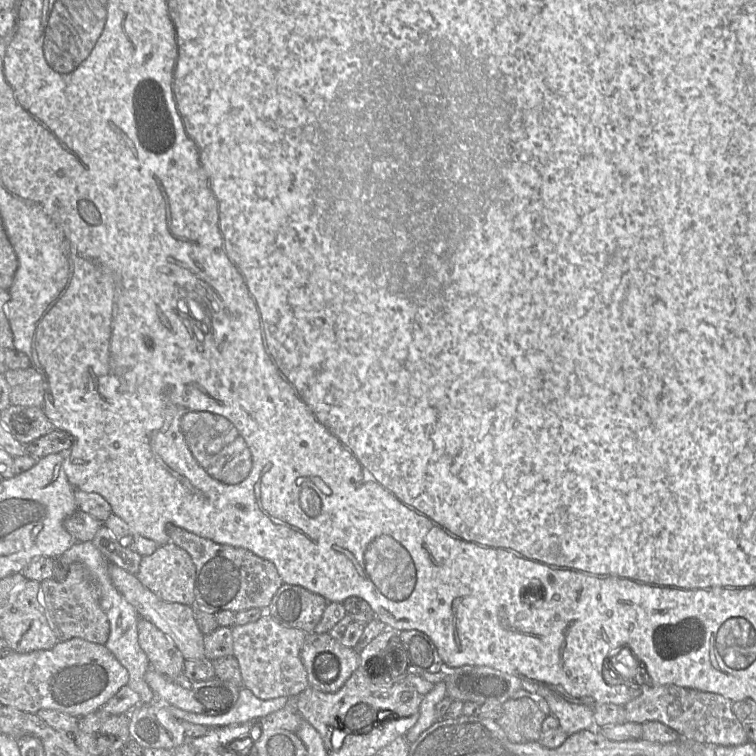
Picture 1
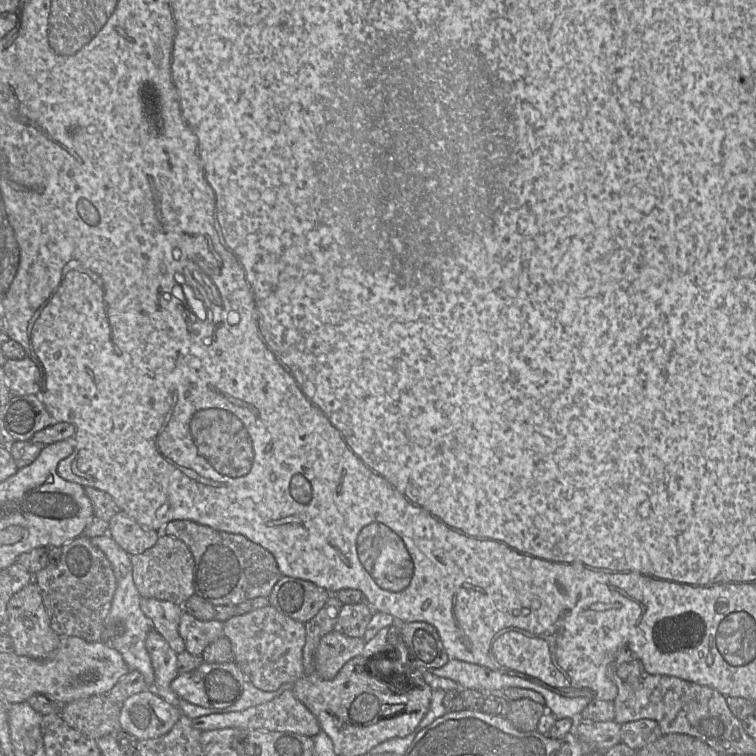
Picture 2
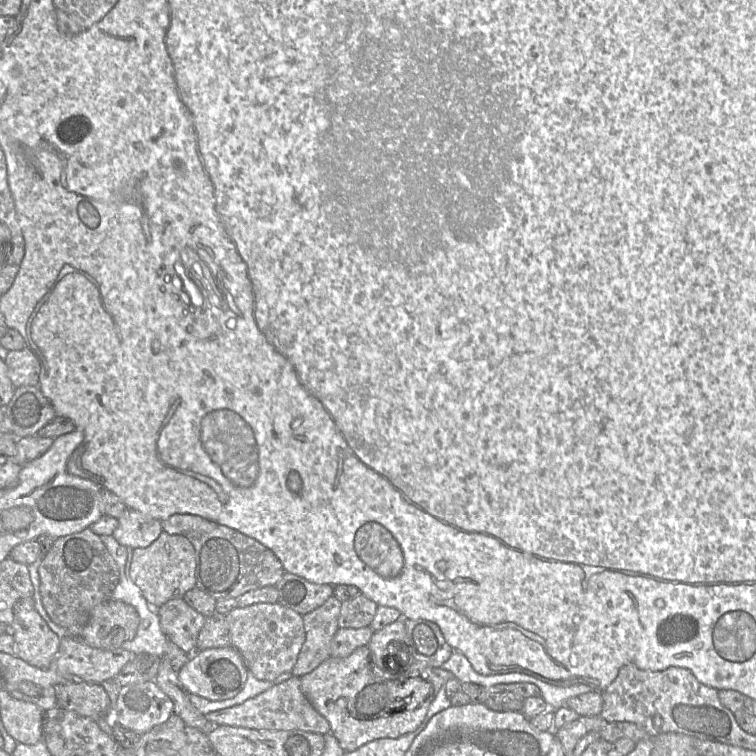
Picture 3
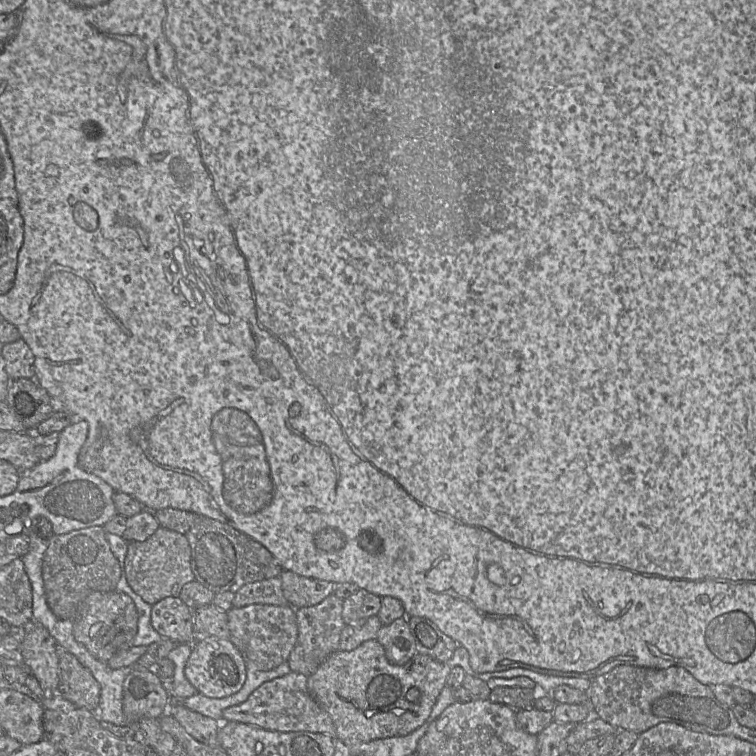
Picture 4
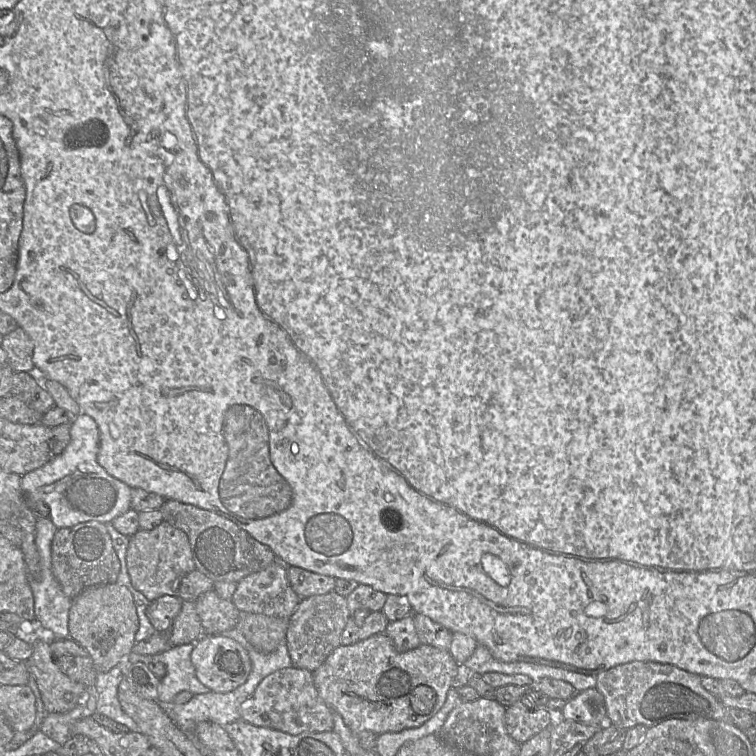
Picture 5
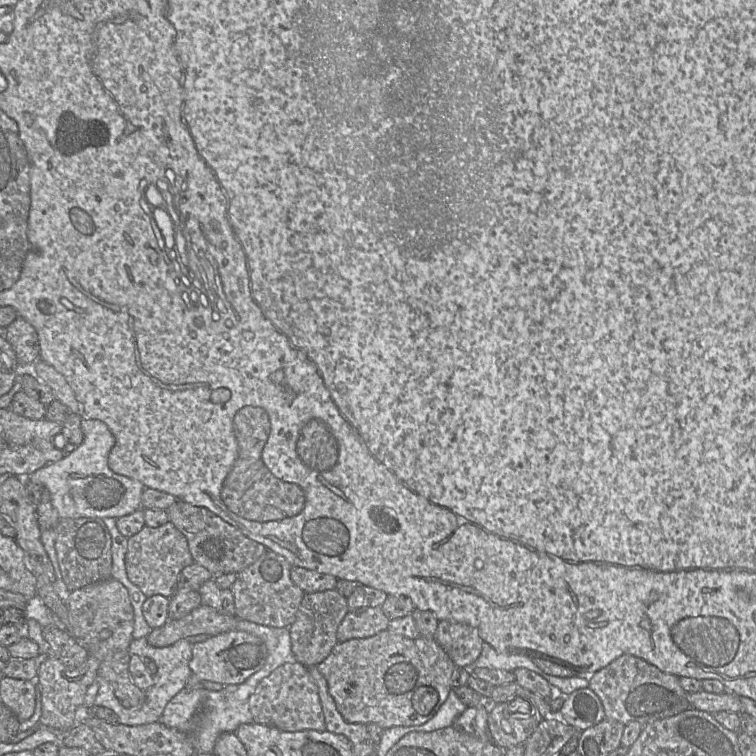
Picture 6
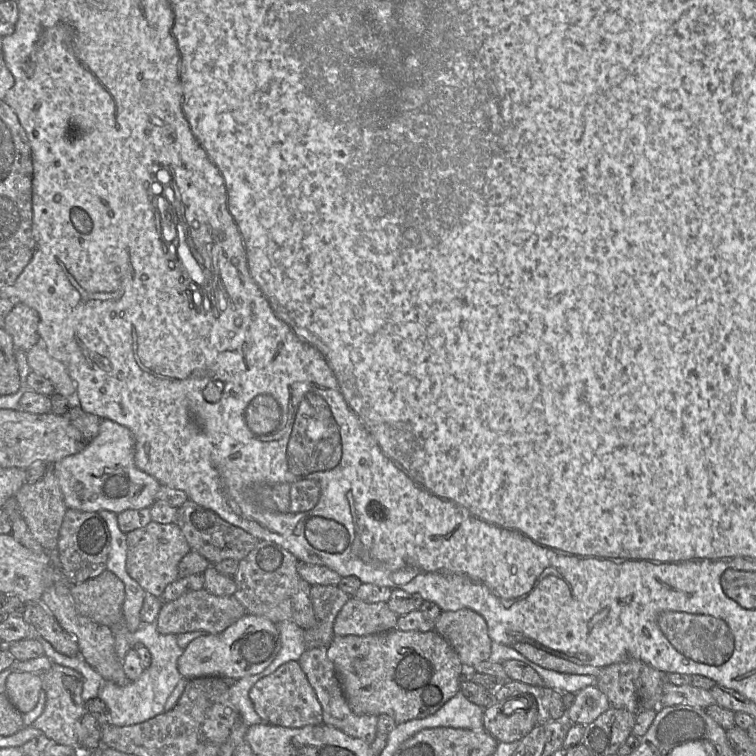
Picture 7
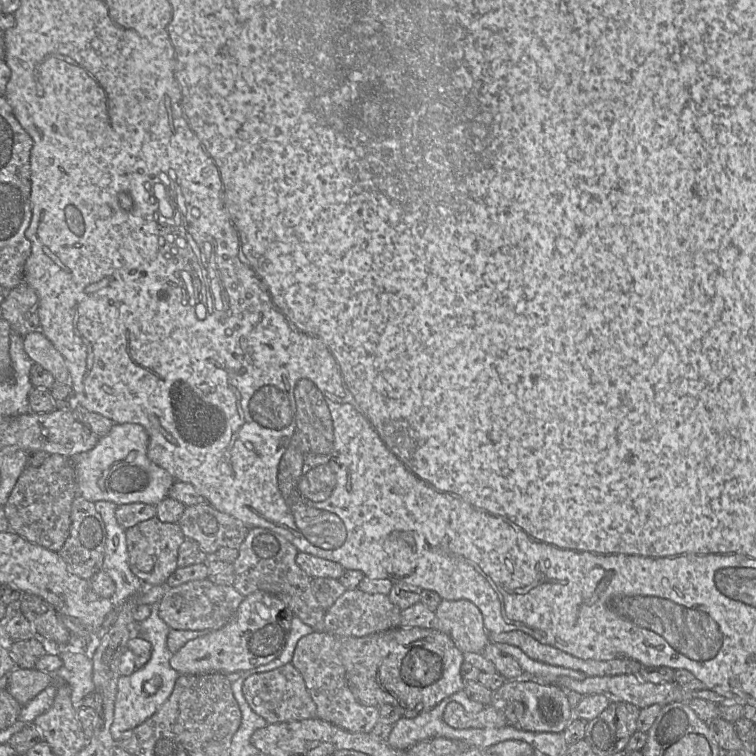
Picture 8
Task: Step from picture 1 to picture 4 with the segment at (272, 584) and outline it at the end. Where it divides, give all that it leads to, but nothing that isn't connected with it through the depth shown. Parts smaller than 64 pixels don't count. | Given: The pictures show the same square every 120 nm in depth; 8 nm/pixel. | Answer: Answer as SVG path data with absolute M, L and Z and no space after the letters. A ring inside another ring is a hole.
M164 508L154 514L161 527L177 531L187 538L195 579L213 593L236 593L245 584L280 576L284 570L266 547L227 523L175 508Z

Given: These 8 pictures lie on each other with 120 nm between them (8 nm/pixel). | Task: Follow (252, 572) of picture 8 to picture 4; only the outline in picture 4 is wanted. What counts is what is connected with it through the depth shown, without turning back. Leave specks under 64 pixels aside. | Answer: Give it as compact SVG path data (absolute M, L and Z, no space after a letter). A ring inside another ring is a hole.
M280 576L248 583L237 590L233 607L241 608L251 604L289 605L282 591Z

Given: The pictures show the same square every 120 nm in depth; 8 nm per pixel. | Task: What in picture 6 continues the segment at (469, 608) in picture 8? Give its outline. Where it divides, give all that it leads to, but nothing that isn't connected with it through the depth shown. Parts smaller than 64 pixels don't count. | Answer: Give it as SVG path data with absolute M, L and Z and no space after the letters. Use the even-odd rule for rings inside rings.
M450 620L439 621L434 638L456 667L466 668L473 667L484 643L476 628Z

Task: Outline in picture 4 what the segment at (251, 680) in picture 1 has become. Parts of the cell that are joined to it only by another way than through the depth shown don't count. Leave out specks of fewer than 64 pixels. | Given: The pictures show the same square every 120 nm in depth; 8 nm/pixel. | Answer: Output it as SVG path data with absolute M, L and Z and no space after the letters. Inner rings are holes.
M251 604L241 608L232 607L227 612L230 640L258 669L272 670L288 661L296 644L298 625L295 610L290 605Z

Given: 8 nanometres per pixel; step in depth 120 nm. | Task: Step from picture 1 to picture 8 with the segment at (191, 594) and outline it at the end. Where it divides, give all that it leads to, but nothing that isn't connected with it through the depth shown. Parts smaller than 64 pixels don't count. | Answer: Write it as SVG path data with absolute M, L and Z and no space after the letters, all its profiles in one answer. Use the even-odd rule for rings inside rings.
M155 516L128 528L125 537L130 569L146 587L165 583L178 568L178 550L185 539L178 523L164 523Z

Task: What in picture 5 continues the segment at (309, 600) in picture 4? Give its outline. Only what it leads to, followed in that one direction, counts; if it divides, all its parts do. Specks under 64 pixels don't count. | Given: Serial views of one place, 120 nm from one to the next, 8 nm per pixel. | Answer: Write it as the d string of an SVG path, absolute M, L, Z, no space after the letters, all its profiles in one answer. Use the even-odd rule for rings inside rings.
M287 566L288 579L292 589L301 598L326 594L334 590L336 579L300 567Z

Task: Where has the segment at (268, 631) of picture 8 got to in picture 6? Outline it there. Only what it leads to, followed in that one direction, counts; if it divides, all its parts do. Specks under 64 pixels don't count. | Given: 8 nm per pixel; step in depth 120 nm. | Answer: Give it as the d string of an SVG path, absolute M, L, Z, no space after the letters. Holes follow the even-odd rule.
M231 630L193 644L192 657L189 662L191 677L185 687L197 687L203 681L223 684L241 684L259 671L267 659L265 643L253 634L245 631Z

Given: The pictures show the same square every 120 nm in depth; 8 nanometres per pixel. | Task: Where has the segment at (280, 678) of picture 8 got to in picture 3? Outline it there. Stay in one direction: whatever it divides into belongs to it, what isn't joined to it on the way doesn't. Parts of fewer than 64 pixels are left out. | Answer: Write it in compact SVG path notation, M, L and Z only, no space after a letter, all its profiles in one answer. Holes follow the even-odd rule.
M292 676L245 702L205 714L206 719L214 725L230 725L252 729L268 730L303 730L326 735L331 727L310 703L301 690L301 677Z

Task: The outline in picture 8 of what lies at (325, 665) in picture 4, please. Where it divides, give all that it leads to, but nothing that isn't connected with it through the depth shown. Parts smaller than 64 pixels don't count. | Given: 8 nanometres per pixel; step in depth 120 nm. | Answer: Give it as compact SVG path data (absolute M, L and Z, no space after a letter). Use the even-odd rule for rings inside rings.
M397 627L363 637L338 637L338 654L346 671L348 685L364 706L392 705L401 717L413 718L437 706L442 700L464 689L461 676L463 653L453 640L437 629Z

